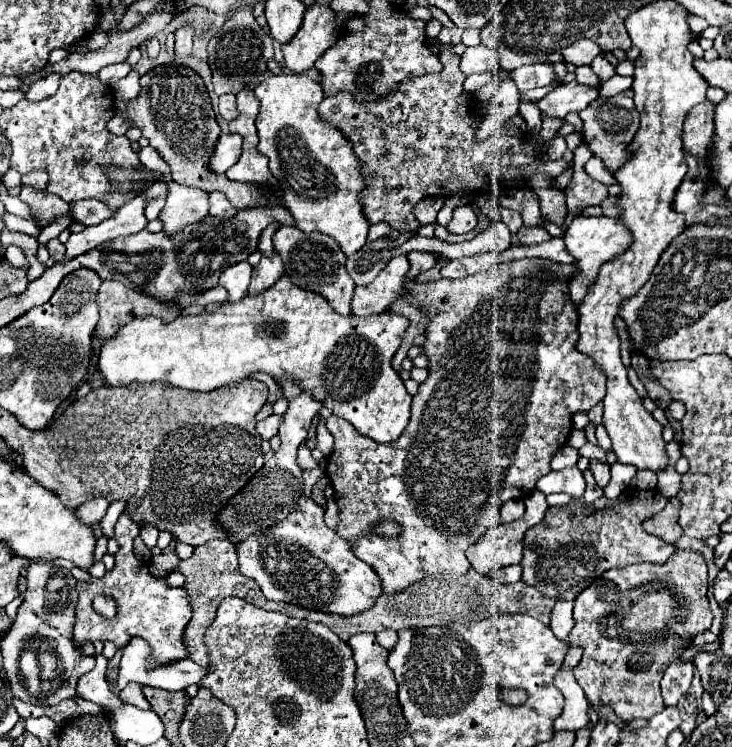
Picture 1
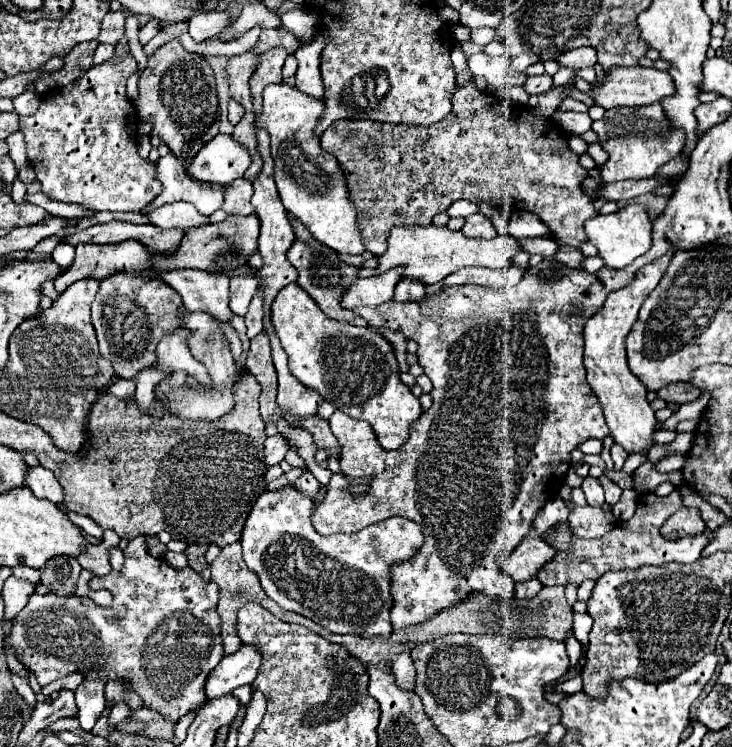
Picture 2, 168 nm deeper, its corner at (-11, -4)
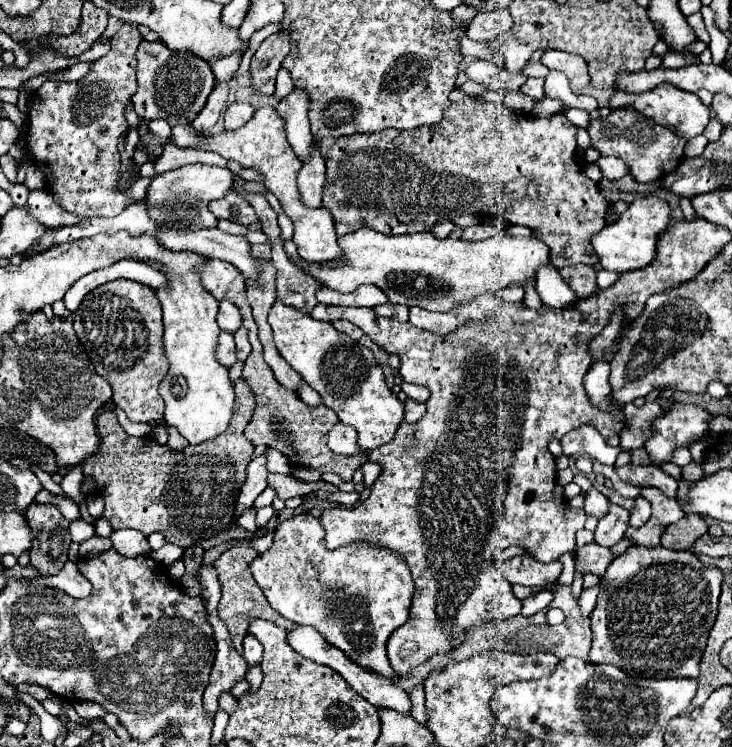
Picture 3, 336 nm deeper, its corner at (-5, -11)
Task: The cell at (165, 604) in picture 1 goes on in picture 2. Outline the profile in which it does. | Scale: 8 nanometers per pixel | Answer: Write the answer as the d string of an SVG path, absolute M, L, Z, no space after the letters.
M139 536L139 538L133 538L127 548L123 550L123 556L125 556L125 562L123 562L123 568L119 572L111 570L107 576L103 578L93 578L89 584L91 584L91 590L109 590L111 596L113 596L113 602L111 606L97 606L91 598L79 598L79 596L57 596L57 594L37 594L33 592L29 596L29 602L27 606L15 616L15 624L9 632L9 646L11 646L11 652L13 656L29 670L37 676L37 682L39 686L45 686L57 678L63 678L63 676L69 676L69 674L75 674L75 672L81 672L87 680L101 680L101 682L111 682L111 680L121 680L121 682L127 682L129 688L139 694L139 698L143 700L143 706L145 708L151 708L155 712L159 712L167 722L171 724L177 724L185 714L189 712L197 712L203 702L207 700L207 694L203 692L203 684L207 680L207 676L213 672L213 668L221 662L221 658L225 656L223 652L223 640L219 636L219 614L217 614L217 602L219 602L219 586L215 582L205 582L201 578L201 574L197 574L195 570L191 568L185 568L185 570L176 570L174 572L167 573L164 569L170 569L163 559L153 558L149 552L147 552L147 544L145 544L145 538Z

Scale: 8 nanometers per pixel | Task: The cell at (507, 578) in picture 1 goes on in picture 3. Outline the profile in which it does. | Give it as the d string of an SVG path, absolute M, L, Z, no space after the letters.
M537 591L537 593L533 593L533 595L529 595L529 597L523 599L523 609L521 609L521 613L523 613L525 617L535 615L535 613L539 613L541 609L549 607L551 599L553 599L553 593L551 593L551 591Z

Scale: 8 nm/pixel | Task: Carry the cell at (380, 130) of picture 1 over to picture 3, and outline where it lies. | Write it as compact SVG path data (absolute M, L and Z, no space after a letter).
M455 89L449 95L449 111L445 111L441 123L437 123L437 127L427 127L427 129L417 129L417 131L397 131L397 129L385 129L379 133L355 133L355 135L347 135L347 137L339 137L339 139L325 139L321 141L321 155L325 157L325 165L327 165L327 179L323 185L323 205L331 211L333 219L335 219L335 229L337 235L343 237L347 233L353 233L361 227L369 227L373 231L385 233L385 235L401 235L401 233L417 233L417 231L429 231L429 227L433 227L439 221L451 221L457 215L465 215L465 213L475 213L475 215L501 215L505 217L509 223L519 223L519 225L527 225L531 229L535 229L541 237L541 241L551 249L551 257L553 259L561 259L561 263L553 263L557 269L567 267L567 265L577 265L577 263L585 263L585 265L593 265L597 263L597 253L591 245L591 235L595 235L599 229L605 227L605 213L607 213L607 201L601 197L599 187L595 181L591 181L589 177L585 177L585 173L581 171L577 159L575 159L575 133L577 127L567 121L565 113L555 113L551 117L539 119L533 115L519 115L509 111L503 103L487 103L479 97L469 97L463 91Z

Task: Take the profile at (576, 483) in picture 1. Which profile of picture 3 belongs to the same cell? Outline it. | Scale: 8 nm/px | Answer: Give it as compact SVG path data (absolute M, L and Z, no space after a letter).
M589 489L589 491L583 493L583 499L585 499L583 509L585 509L587 515L593 515L593 517L597 517L597 519L601 519L601 517L605 515L609 501L607 501L607 497L605 497L601 491Z

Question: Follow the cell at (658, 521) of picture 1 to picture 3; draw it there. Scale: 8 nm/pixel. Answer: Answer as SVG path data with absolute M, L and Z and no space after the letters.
M689 513L677 523L669 525L661 535L661 545L667 549L687 549L695 539L707 533L707 523L701 515Z

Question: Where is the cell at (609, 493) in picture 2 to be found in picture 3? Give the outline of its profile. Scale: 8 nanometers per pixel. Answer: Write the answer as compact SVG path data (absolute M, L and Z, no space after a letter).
M609 503L609 513L603 519L599 519L599 525L595 529L595 541L605 547L613 547L623 539L627 527L629 511L615 503Z

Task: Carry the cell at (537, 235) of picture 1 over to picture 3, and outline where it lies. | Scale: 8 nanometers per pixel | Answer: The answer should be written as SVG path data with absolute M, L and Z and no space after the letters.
M573 265L573 267L563 267L559 269L561 277L565 279L565 283L579 295L579 297L587 297L593 295L597 291L597 283L595 283L595 269L589 265Z

